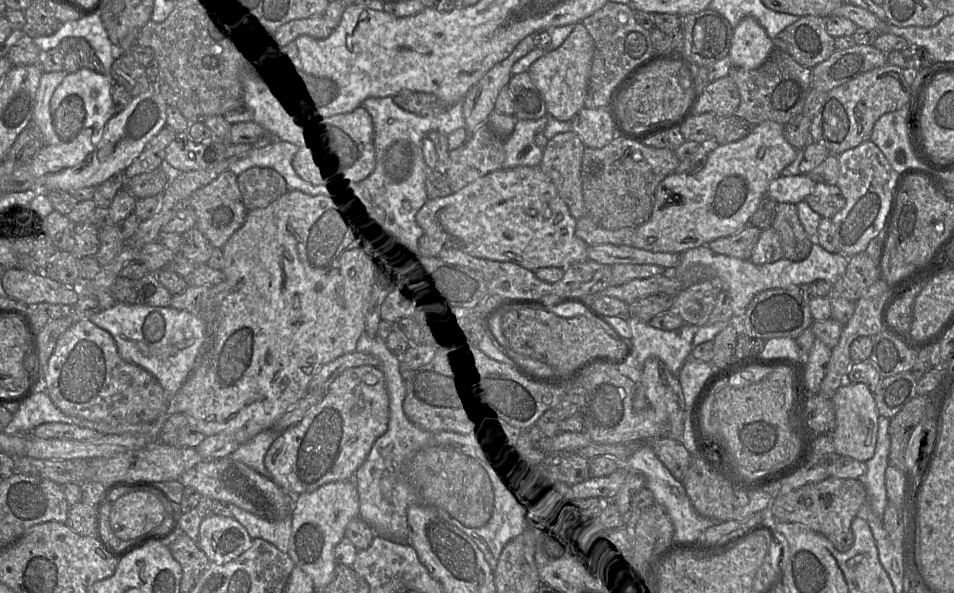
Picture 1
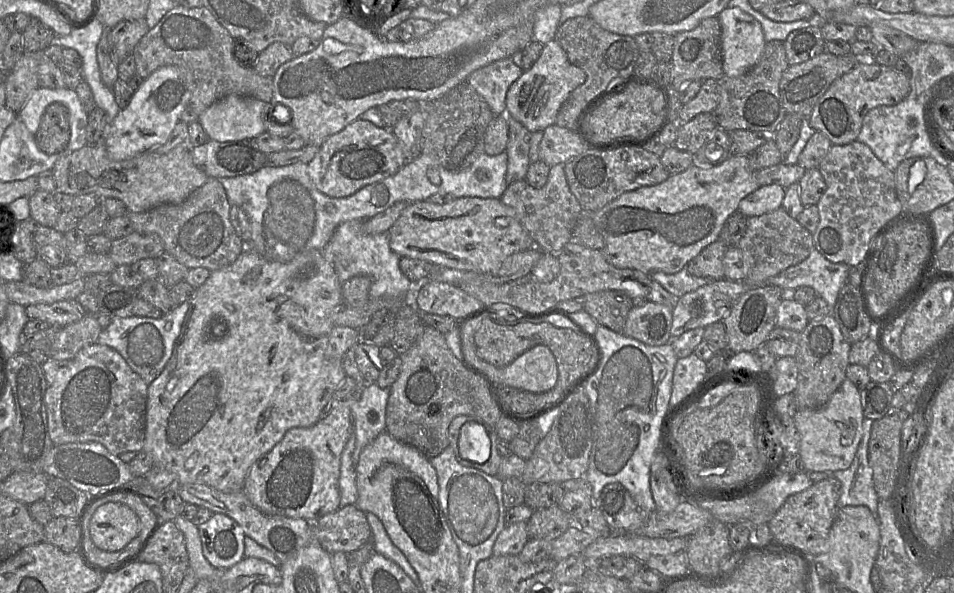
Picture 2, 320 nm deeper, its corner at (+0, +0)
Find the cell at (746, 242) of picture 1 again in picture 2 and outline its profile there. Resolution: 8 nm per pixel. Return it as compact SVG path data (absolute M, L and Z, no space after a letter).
M717 240L705 247L686 265L689 274L717 281L724 279L723 258L728 246Z

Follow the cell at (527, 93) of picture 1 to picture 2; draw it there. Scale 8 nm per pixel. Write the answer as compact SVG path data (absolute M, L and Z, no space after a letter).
M505 110L501 116L509 125L509 140L505 151L508 156L508 166L505 179L507 184L525 180L530 164L529 151L531 132L524 125L515 120Z

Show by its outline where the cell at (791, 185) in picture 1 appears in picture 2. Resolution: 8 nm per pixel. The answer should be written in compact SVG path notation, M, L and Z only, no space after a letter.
M776 184L760 186L739 202L738 213L748 218L774 211L782 207L785 190Z

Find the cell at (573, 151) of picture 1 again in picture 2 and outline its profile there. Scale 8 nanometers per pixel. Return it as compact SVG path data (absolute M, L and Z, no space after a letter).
M564 164L550 167L546 184L539 188L533 188L526 180L520 180L509 184L500 200L512 207L523 228L533 239L534 246L543 253L557 254L570 242L572 231L582 208L576 197L570 191Z

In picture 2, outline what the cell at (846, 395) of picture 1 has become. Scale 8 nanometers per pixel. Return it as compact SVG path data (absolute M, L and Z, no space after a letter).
M845 379L829 400L817 409L797 410L794 424L800 435L799 455L807 472L848 469L863 436L864 414L859 389Z

